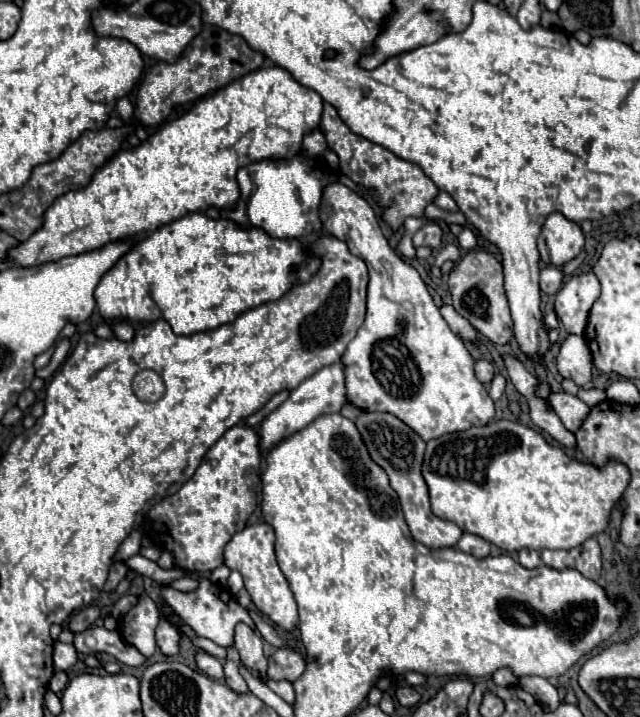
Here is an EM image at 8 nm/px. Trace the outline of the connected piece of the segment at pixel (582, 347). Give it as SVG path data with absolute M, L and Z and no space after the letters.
M569 335L559 349L557 355L557 369L565 379L575 381L579 387L591 389L591 369L593 357L587 347L587 341L579 335Z

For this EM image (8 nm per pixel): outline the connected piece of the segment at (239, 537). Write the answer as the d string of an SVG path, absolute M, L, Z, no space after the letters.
M259 523L259 525L253 525L253 527L245 527L243 531L235 533L233 539L227 543L225 565L243 575L245 589L249 591L255 607L269 621L273 621L283 631L293 631L297 627L297 621L299 621L297 619L297 603L295 603L295 597L289 589L289 583L283 575L283 571L277 565L273 543L275 543L275 533L273 533L271 525Z

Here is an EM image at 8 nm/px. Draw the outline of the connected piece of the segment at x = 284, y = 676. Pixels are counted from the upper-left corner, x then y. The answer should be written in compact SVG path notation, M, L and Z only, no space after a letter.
M277 649L267 659L267 677L273 681L293 683L295 679L301 677L303 669L305 669L305 659L289 649Z

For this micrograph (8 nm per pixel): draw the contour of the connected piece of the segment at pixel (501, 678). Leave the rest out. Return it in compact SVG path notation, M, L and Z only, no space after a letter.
M499 669L493 673L493 683L495 685L501 685L501 687L509 687L509 685L515 685L517 683L517 677L509 671L509 669Z

